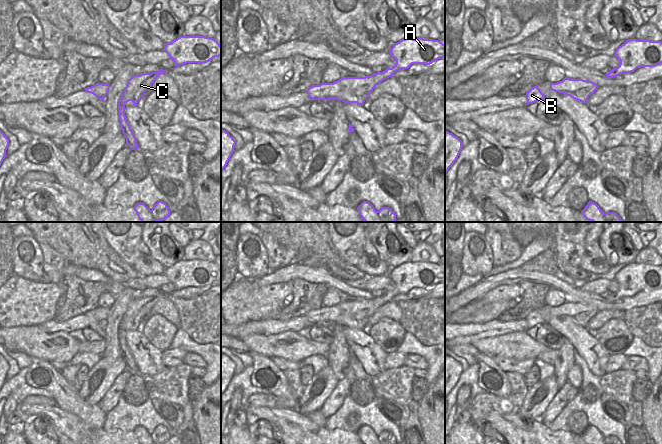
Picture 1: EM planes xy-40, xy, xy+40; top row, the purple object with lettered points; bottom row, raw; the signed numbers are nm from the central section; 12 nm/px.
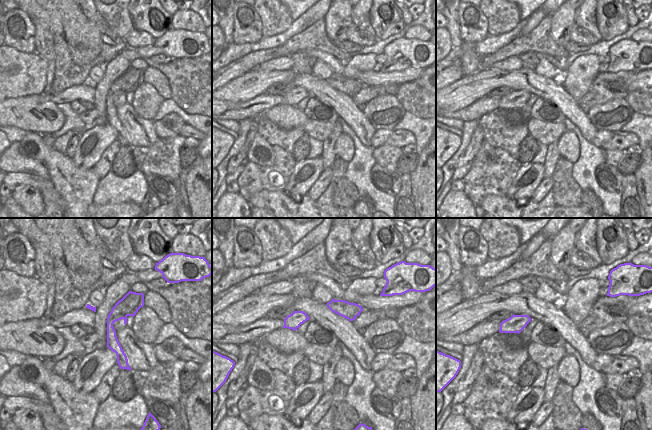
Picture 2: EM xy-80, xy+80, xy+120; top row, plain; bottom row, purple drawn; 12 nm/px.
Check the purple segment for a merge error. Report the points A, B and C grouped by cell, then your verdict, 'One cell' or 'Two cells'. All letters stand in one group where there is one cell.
Groups: A / B C. Two cells

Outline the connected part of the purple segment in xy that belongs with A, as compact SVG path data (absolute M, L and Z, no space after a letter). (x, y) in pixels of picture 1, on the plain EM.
M407 261L394 267L389 277L396 285L392 291L393 300L395 296L408 293L412 288L430 289L445 281L445 268L439 264Z

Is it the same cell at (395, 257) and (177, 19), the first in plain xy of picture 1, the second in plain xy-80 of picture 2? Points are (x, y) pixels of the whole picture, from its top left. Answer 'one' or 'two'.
two

